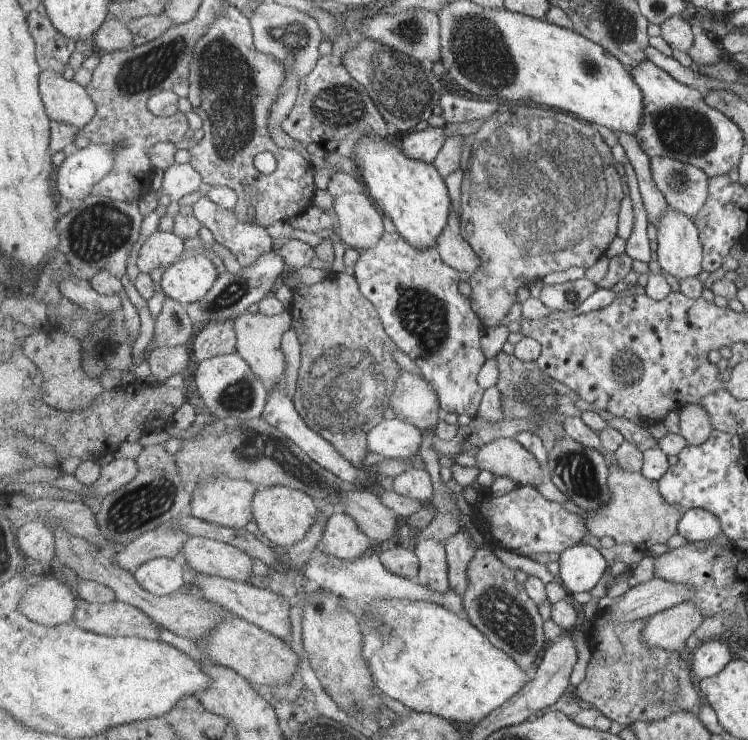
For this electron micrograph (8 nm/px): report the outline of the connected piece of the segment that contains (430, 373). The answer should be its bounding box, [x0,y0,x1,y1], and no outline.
[354,231,488,418]

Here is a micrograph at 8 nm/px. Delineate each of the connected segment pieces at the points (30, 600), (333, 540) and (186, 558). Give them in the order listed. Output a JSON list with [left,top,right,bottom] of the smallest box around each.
[[19,572,77,627],[317,510,377,561],[179,536,254,583]]

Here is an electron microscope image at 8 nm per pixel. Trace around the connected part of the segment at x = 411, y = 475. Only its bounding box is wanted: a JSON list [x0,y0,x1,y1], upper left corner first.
[393,467,433,500]

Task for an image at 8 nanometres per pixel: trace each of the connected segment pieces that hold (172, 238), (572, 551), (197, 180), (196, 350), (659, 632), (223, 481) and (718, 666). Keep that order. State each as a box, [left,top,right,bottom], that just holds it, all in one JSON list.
[[137,230,186,273],[558,545,610,593],[161,162,205,202],[192,321,237,363],[643,600,705,652],[191,476,261,529],[692,640,732,682]]

